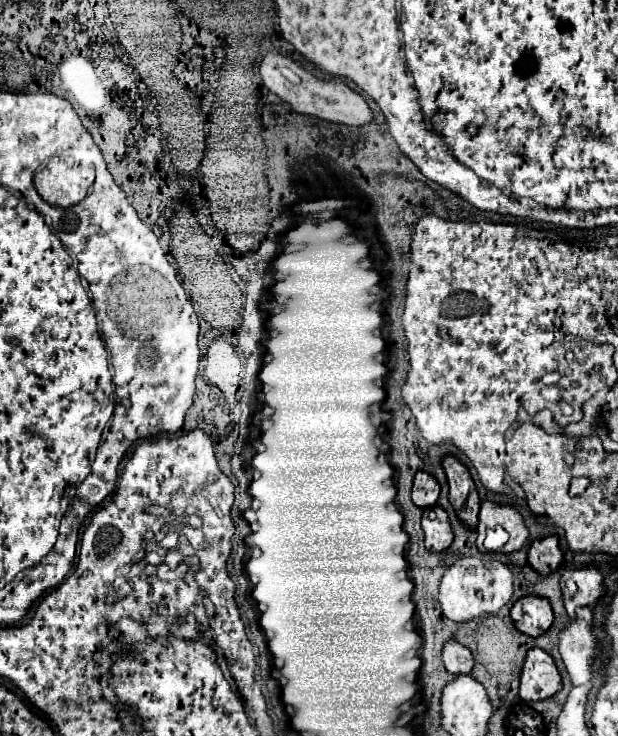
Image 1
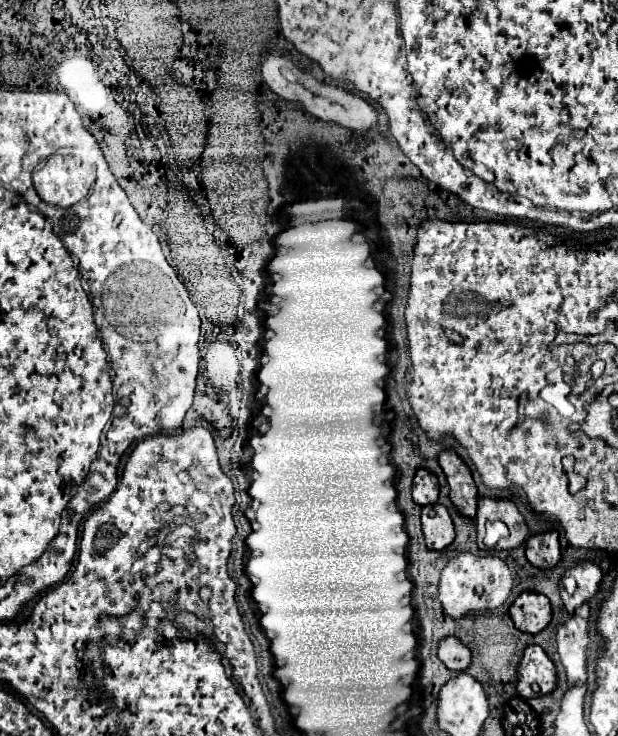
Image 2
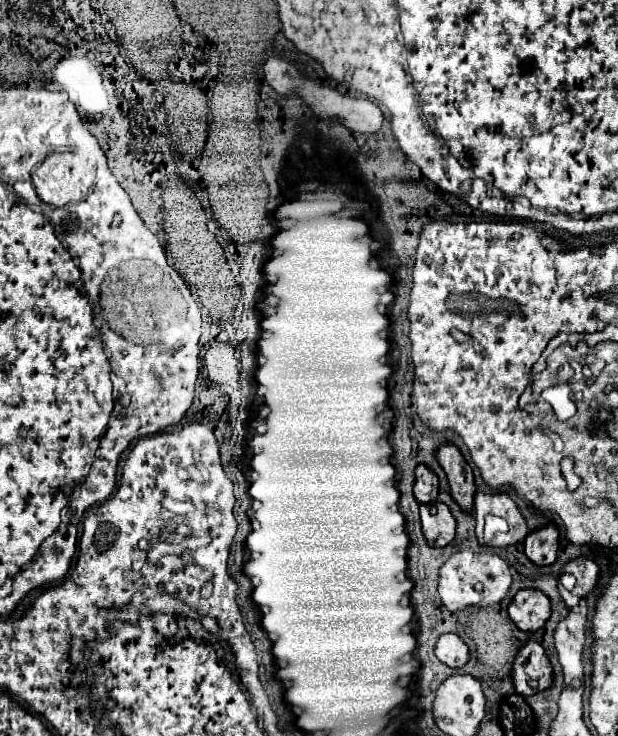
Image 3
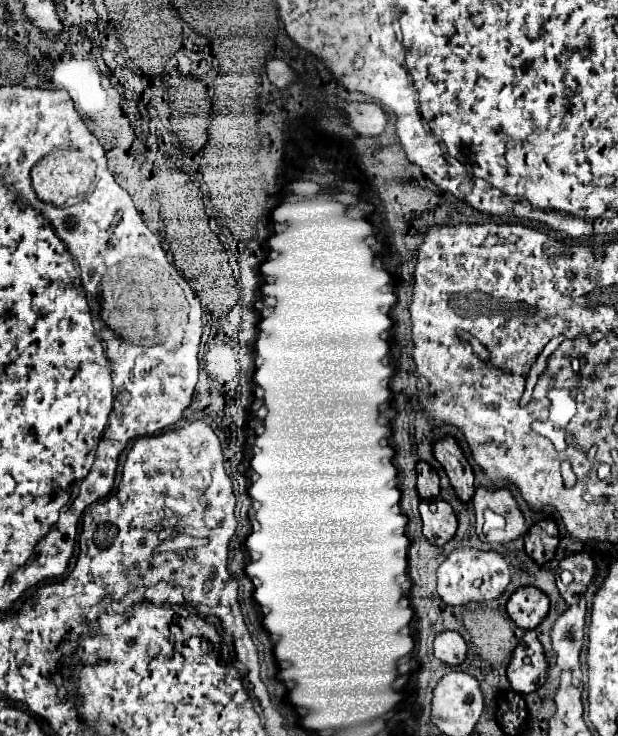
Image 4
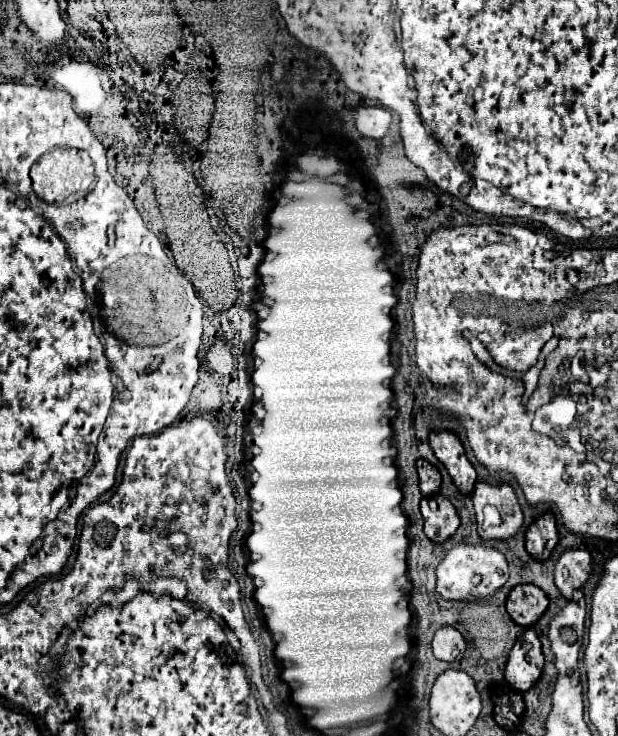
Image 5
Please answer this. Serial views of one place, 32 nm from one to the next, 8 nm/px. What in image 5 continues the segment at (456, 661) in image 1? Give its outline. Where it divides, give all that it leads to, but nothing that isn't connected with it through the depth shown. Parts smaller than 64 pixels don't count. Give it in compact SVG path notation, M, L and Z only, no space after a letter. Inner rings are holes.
M442 626L434 632L432 650L434 650L436 658L446 660L446 662L456 662L464 654L466 642L464 642L462 634L456 628Z

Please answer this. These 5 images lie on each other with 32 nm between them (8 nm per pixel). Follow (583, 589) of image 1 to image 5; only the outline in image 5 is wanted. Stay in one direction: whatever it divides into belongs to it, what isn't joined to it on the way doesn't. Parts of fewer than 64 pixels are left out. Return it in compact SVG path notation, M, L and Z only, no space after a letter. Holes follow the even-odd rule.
M568 548L560 554L554 566L554 580L566 600L570 600L574 588L580 588L588 580L588 574L592 570L590 564L592 558L586 548ZM564 572L568 572L568 576L564 576Z

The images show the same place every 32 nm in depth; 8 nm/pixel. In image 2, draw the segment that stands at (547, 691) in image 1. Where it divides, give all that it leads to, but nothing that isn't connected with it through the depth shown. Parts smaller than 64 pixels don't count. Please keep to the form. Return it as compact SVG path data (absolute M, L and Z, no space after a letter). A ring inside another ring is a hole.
M530 644L516 668L516 690L520 698L534 698L556 688L556 670L552 660L538 644Z

